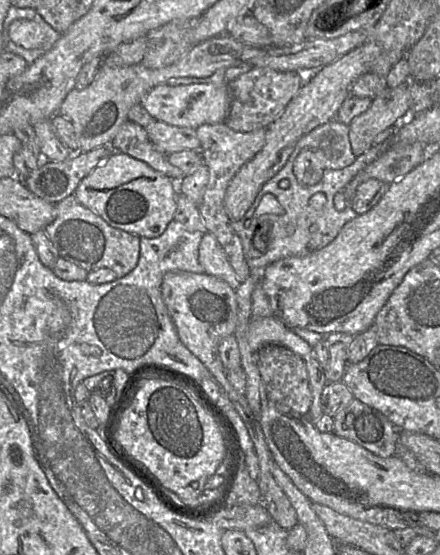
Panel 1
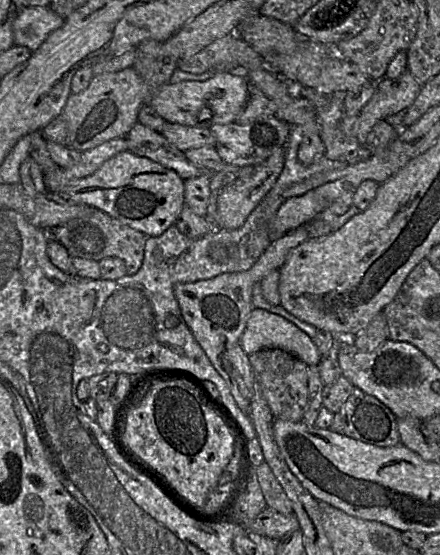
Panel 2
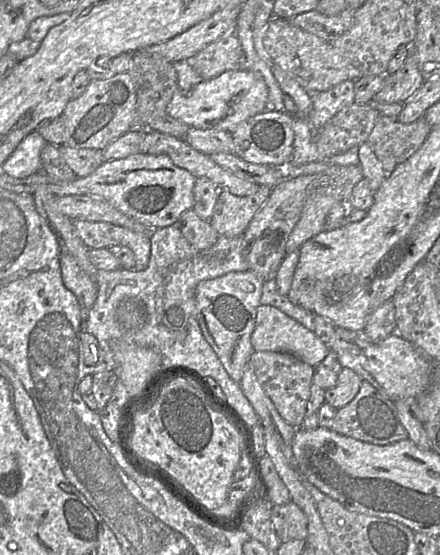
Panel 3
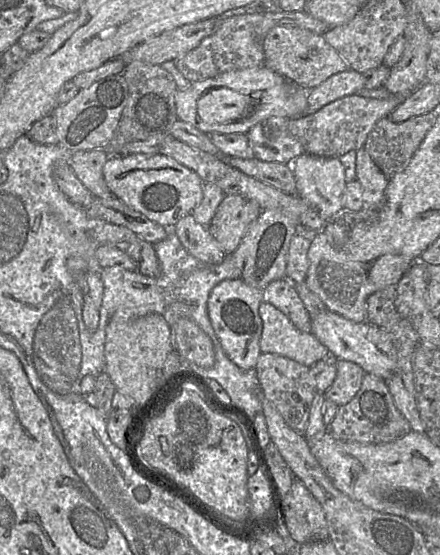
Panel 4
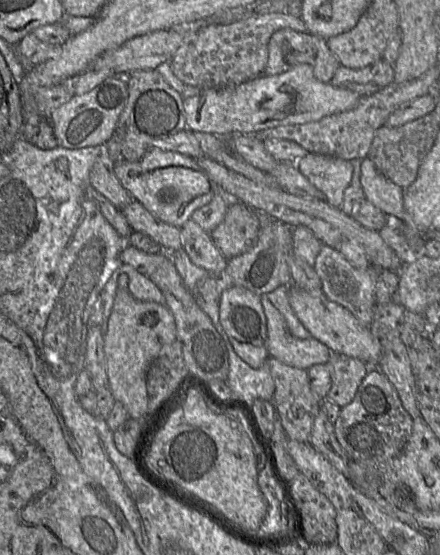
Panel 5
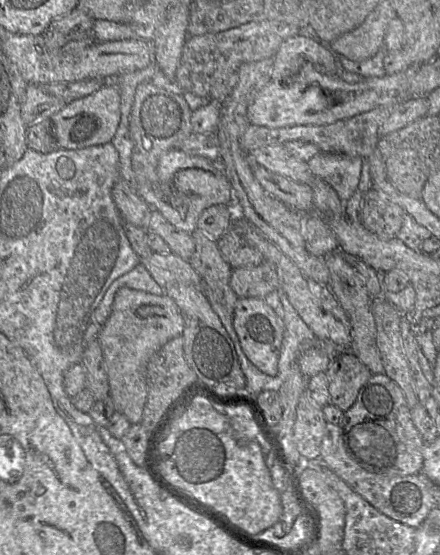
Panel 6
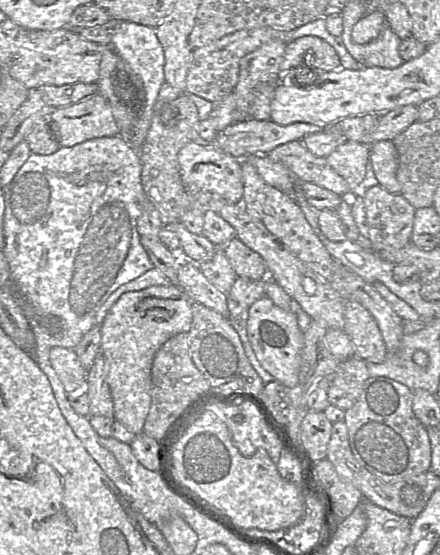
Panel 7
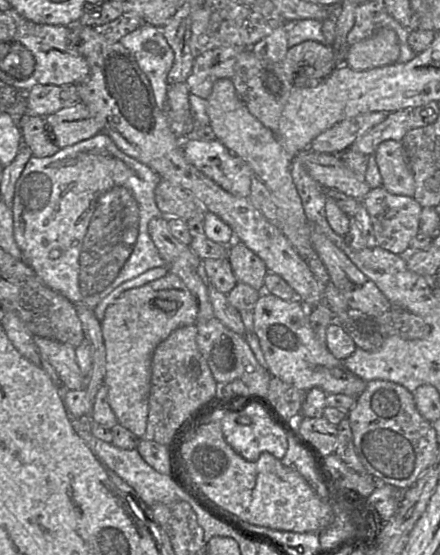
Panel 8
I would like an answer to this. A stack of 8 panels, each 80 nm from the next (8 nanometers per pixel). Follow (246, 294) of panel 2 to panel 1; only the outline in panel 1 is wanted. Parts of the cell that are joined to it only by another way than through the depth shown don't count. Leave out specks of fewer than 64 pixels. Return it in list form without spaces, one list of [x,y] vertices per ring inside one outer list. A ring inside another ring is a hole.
[[[170,271],[163,277],[161,295],[176,327],[179,339],[207,367],[244,421],[259,460],[260,472],[257,483],[264,497],[269,476],[271,476],[273,458],[266,444],[258,416],[251,410],[245,394],[238,393],[228,381],[227,369],[224,367],[218,352],[219,343],[235,332],[238,317],[235,289],[215,276],[204,273]]]

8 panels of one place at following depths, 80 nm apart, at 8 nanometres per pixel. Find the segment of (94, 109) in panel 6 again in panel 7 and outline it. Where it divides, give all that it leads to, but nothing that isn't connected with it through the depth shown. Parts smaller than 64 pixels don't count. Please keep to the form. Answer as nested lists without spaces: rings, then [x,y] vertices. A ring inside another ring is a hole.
[[[98,93],[74,105],[55,109],[48,120],[60,147],[119,135],[110,106]]]

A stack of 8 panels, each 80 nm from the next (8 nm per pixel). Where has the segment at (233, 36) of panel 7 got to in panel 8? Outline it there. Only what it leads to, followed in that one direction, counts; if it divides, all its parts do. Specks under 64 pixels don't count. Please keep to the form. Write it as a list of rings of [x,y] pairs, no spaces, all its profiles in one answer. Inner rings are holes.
[[[221,47],[195,57],[186,81],[189,93],[207,100],[218,79],[232,79],[237,58],[246,48],[249,47]]]

